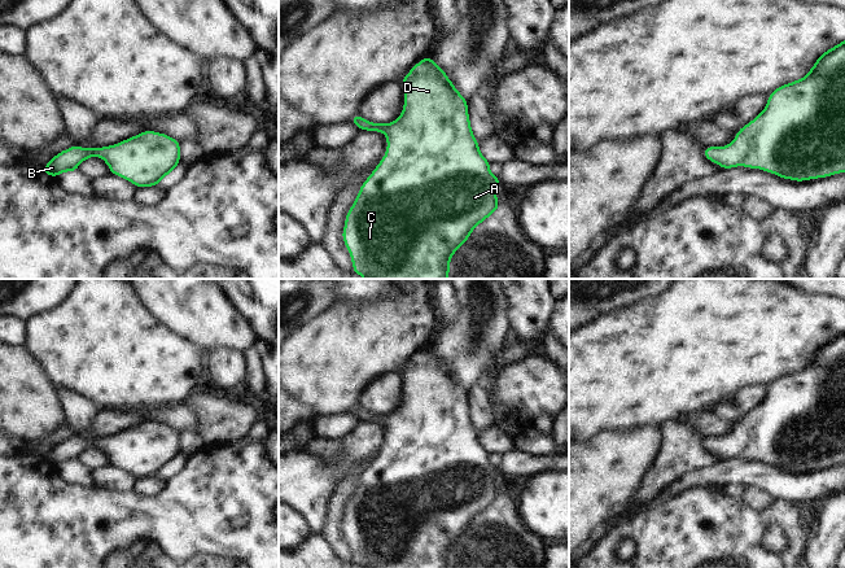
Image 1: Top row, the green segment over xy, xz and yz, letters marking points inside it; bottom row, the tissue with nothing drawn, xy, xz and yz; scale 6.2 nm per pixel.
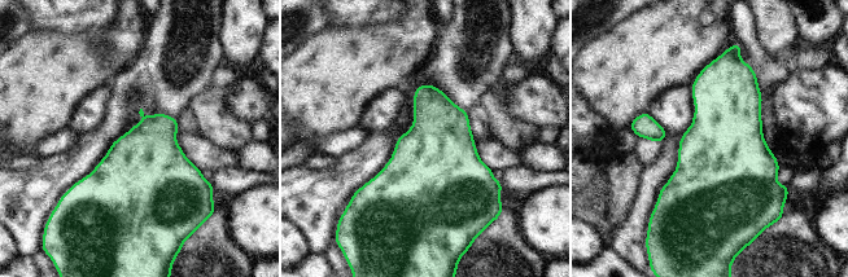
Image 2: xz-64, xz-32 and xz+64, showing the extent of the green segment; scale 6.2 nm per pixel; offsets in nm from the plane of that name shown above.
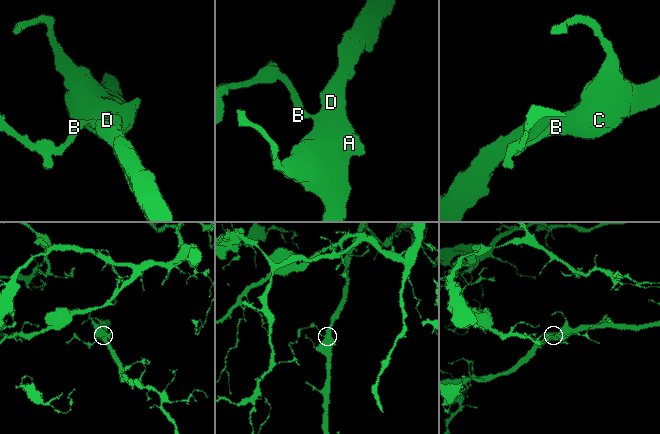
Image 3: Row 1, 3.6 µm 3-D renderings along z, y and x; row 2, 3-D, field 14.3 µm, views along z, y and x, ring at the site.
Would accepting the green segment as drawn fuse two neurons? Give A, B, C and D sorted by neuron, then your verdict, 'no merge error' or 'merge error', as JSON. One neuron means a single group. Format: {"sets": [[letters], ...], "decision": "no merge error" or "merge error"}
{"sets": [["A", "B", "C", "D"]], "decision": "no merge error"}

